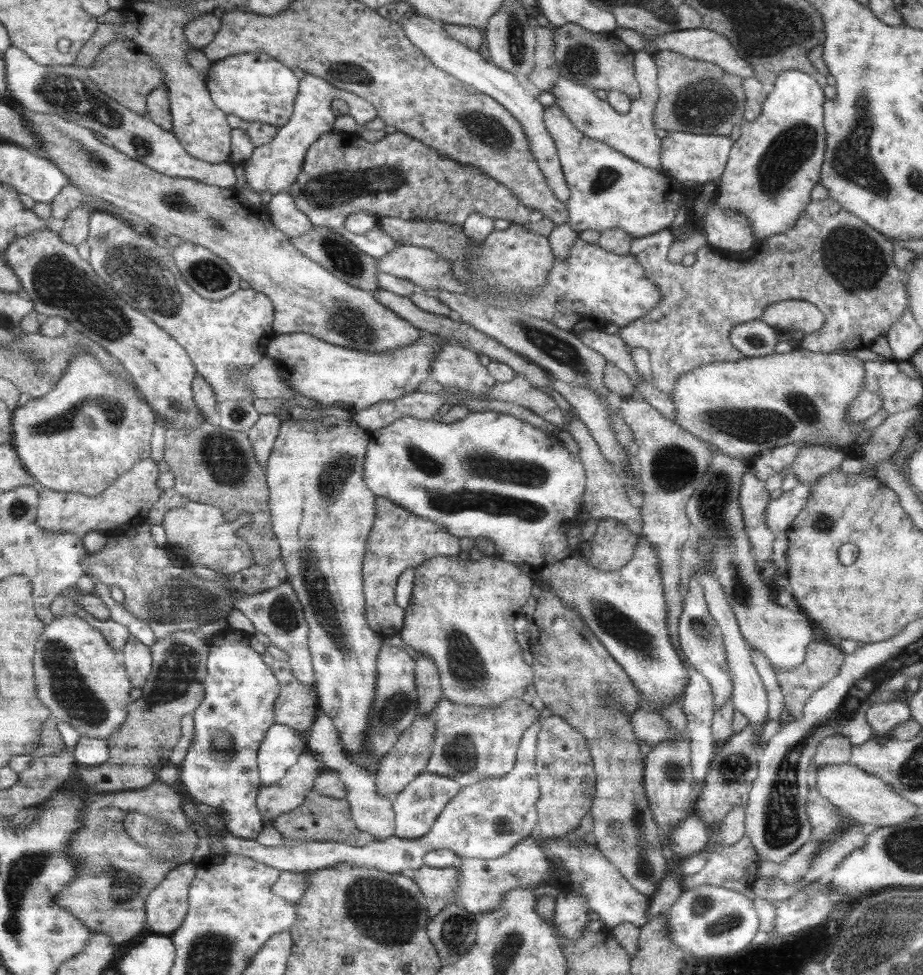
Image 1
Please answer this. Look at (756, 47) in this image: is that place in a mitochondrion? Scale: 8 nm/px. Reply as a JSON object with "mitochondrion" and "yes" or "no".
{"mitochondrion":"yes"}

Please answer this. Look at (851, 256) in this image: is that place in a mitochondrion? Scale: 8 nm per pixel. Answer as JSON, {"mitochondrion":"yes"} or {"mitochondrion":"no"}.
{"mitochondrion":"yes"}

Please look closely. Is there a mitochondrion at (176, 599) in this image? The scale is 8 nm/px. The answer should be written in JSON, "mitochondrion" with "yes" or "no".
{"mitochondrion":"yes"}

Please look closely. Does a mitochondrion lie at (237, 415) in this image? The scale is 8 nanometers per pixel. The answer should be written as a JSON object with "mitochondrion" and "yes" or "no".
{"mitochondrion":"yes"}

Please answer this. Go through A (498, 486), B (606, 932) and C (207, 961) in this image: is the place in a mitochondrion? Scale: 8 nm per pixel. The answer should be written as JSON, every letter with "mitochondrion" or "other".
{"A":"mitochondrion","B":"other","C":"mitochondrion"}

